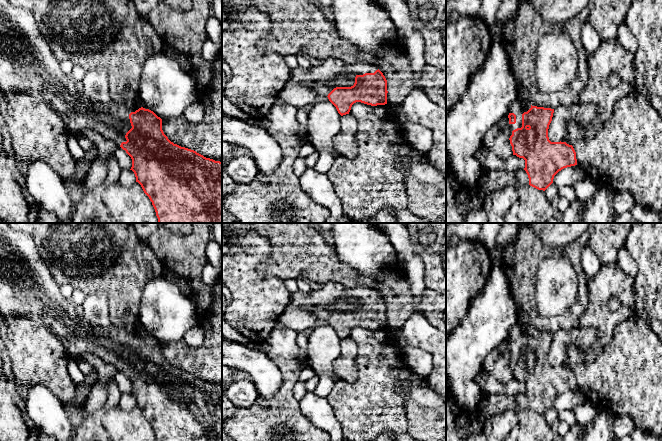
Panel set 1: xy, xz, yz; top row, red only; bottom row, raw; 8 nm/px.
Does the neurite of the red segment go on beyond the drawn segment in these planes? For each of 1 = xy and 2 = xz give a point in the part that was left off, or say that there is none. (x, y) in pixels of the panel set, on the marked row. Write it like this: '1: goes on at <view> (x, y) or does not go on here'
1: goes on at xy (27, 65)
2: goes on at xz (331, 73)

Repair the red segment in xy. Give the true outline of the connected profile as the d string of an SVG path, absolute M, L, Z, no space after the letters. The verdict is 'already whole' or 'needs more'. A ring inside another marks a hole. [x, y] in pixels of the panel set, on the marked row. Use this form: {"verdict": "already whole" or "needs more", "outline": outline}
{"verdict": "needs more", "outline": "M0 0L0 89L28 94L48 104L62 118L68 131L92 129L125 150L132 159L130 170L152 202L158 223L222 223L222 162L171 142L162 130L162 119L138 102L89 102L82 94L80 85L63 73L61 62L41 34L32 12L13 6L8 0Z"}

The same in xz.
{"verdict": "needs more", "outline": "M328 58L318 66L311 66L307 70L300 67L289 71L289 82L311 82L318 96L327 96L336 107L338 113L343 116L349 114L351 107L356 102L371 106L387 104L387 80L379 68L365 62L354 64L346 63L340 59Z"}

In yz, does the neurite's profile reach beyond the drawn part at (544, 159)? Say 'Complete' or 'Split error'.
Split error

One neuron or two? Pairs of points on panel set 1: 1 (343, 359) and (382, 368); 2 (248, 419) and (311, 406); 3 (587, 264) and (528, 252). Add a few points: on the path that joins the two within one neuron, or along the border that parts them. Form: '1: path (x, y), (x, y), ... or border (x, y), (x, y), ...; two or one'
1: border (351, 339), (357, 346), (356, 379), (349, 383); two
2: border (298, 401), (300, 411), (315, 426); two
3: border (586, 244), (580, 253), (580, 264), (588, 280); two

